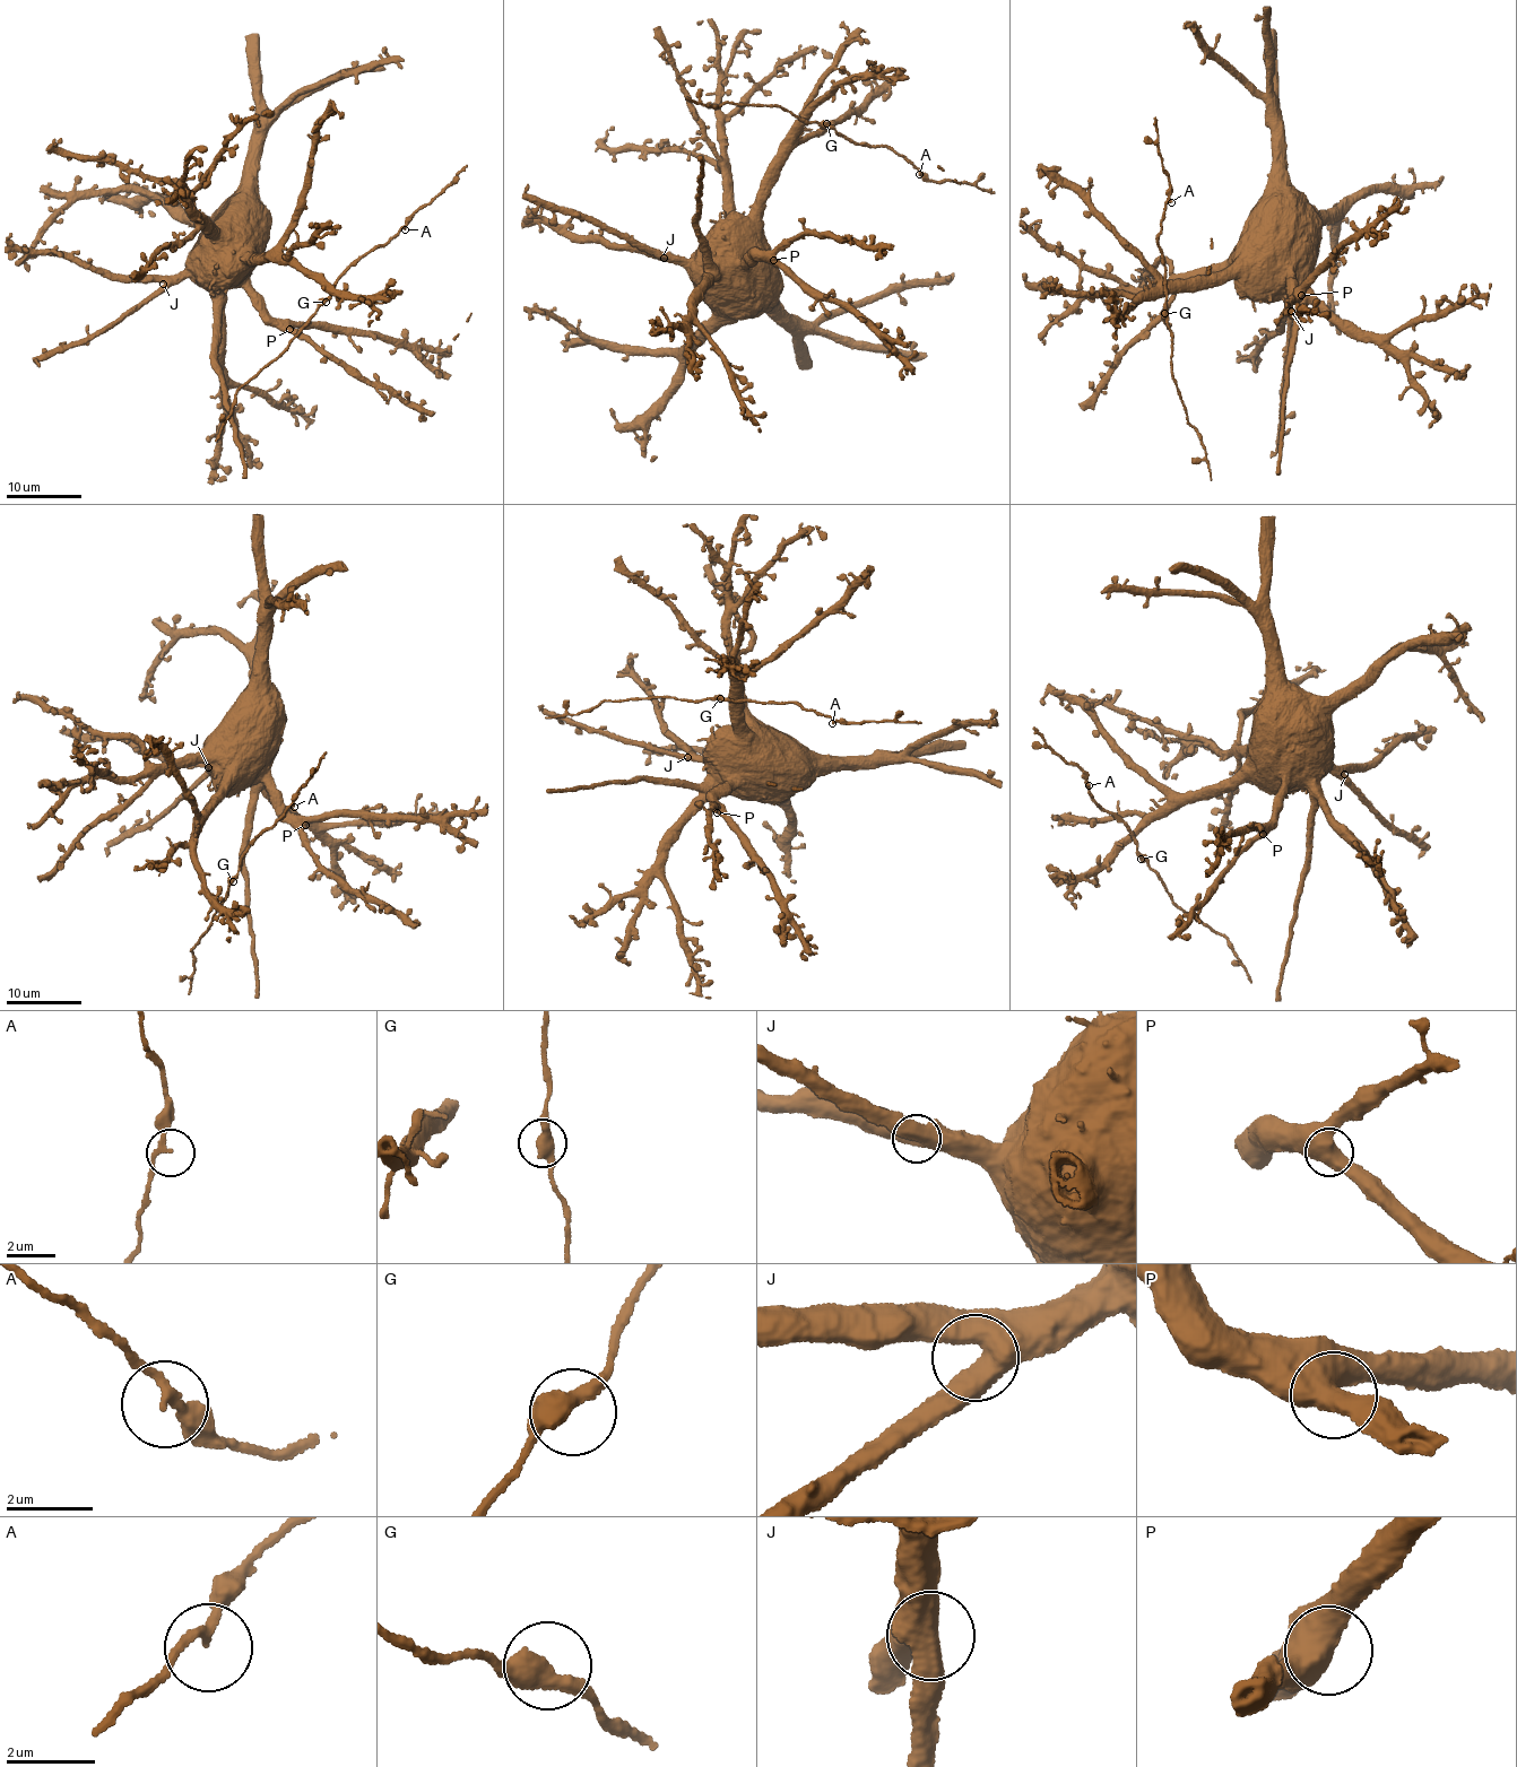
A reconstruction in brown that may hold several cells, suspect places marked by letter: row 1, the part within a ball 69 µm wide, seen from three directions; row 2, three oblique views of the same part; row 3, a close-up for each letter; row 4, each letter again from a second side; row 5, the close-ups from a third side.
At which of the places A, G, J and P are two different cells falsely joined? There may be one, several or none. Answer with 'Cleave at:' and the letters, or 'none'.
Cleave at: none

